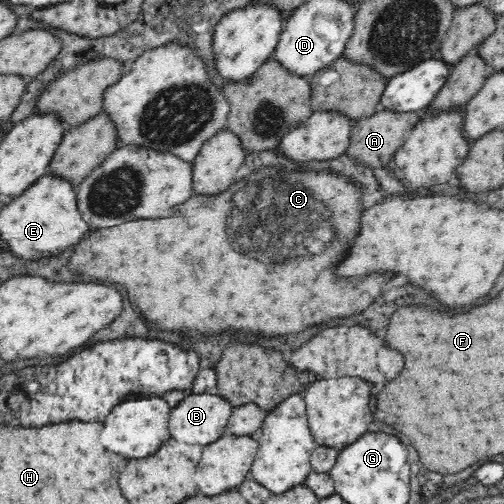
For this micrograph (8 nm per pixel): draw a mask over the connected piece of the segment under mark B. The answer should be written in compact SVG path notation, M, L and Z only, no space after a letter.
M191 392L188 396L184 396L176 406L171 407L169 414L171 437L178 442L206 446L226 433L227 424L232 413L233 406L226 398L218 394L194 394Z

